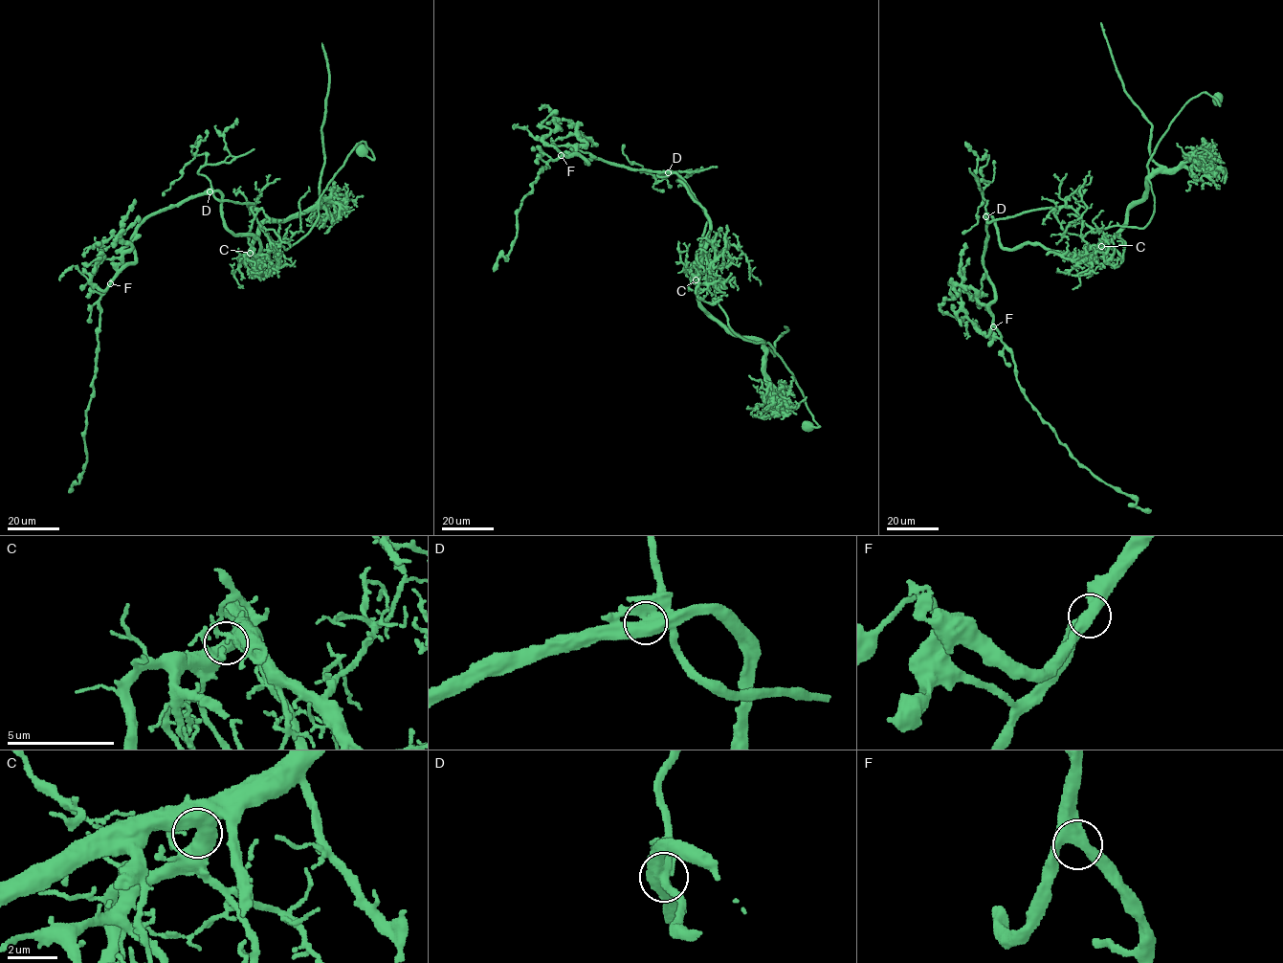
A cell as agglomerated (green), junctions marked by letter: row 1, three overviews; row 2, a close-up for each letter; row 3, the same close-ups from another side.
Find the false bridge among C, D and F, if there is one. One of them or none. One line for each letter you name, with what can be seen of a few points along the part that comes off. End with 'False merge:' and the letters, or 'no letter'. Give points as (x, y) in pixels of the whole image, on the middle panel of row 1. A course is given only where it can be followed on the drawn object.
D: course (668, 171), (708, 219), (700, 257), (728, 326), (764, 341), (791, 371), (819, 425), (804, 426)
False merge: D

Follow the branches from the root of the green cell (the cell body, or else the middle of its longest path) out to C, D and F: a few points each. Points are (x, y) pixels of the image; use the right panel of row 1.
C: (1216, 99), (1219, 105), (1201, 93), (1184, 104), (1149, 160), (1143, 198), (1133, 202), (1126, 221), (1101, 246)
D: (1216, 99), (1190, 99), (1158, 144), (1143, 228), (1092, 228), (1065, 207), (985, 216)
F: (1216, 99), (1190, 99), (1158, 144), (1143, 228), (1092, 228), (1065, 207), (985, 217), (993, 326)

